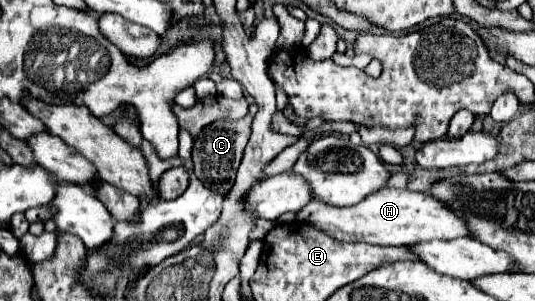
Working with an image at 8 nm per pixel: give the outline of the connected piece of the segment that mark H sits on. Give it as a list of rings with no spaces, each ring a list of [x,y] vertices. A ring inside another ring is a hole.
[[[383,189],[371,193],[353,207],[325,207],[315,199],[297,213],[297,221],[321,227],[329,237],[341,241],[365,241],[373,245],[417,245],[433,239],[473,237],[467,223],[443,201],[429,193],[415,193],[409,189]]]

